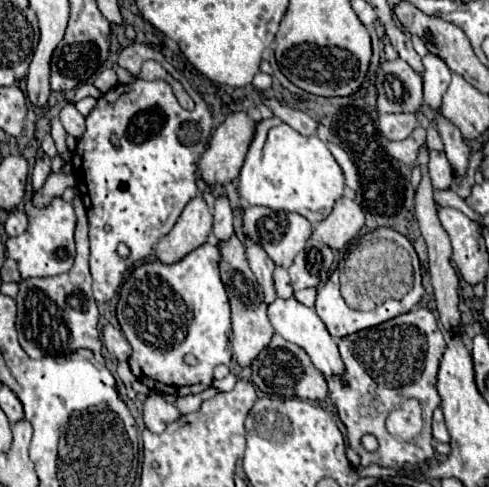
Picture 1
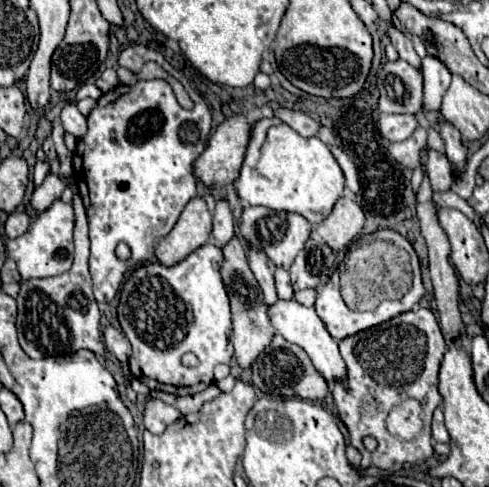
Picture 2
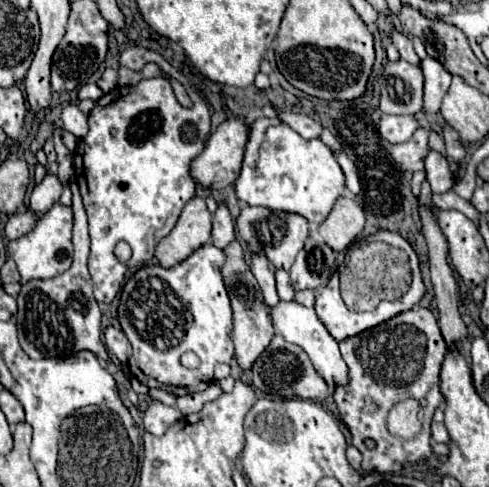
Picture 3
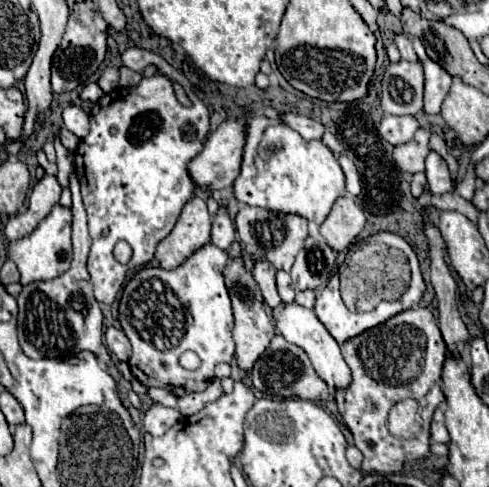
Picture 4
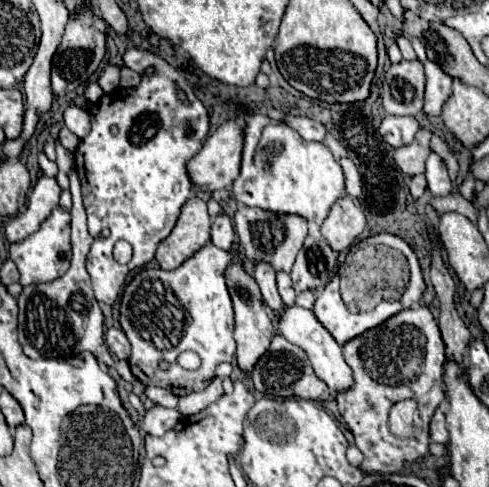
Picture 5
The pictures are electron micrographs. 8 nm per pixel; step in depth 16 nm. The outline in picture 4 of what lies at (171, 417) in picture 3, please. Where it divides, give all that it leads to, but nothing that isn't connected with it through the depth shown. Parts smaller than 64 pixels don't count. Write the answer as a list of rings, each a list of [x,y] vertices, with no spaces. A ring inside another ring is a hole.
[[[152,404],[142,420],[142,430],[152,434],[152,436],[162,436],[176,420],[180,420],[182,414],[176,408],[166,408],[162,404]]]

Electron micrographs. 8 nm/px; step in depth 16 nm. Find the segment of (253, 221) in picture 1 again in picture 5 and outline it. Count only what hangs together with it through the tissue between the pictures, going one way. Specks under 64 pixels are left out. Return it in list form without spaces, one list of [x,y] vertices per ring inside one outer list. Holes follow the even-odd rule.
[[[240,206],[232,218],[236,232],[240,236],[240,244],[244,248],[246,258],[252,264],[270,264],[274,270],[290,270],[296,254],[300,252],[304,238],[308,234],[306,220],[302,216],[290,216],[290,214],[274,214],[262,208],[246,208]]]

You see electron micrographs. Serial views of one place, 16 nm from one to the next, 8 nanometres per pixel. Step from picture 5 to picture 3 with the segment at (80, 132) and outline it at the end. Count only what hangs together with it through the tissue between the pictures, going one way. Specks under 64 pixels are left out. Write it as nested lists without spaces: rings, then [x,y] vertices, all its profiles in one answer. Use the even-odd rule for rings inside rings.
[[[68,104],[62,110],[62,122],[64,128],[78,138],[84,138],[88,134],[88,114],[84,114],[76,104]]]

